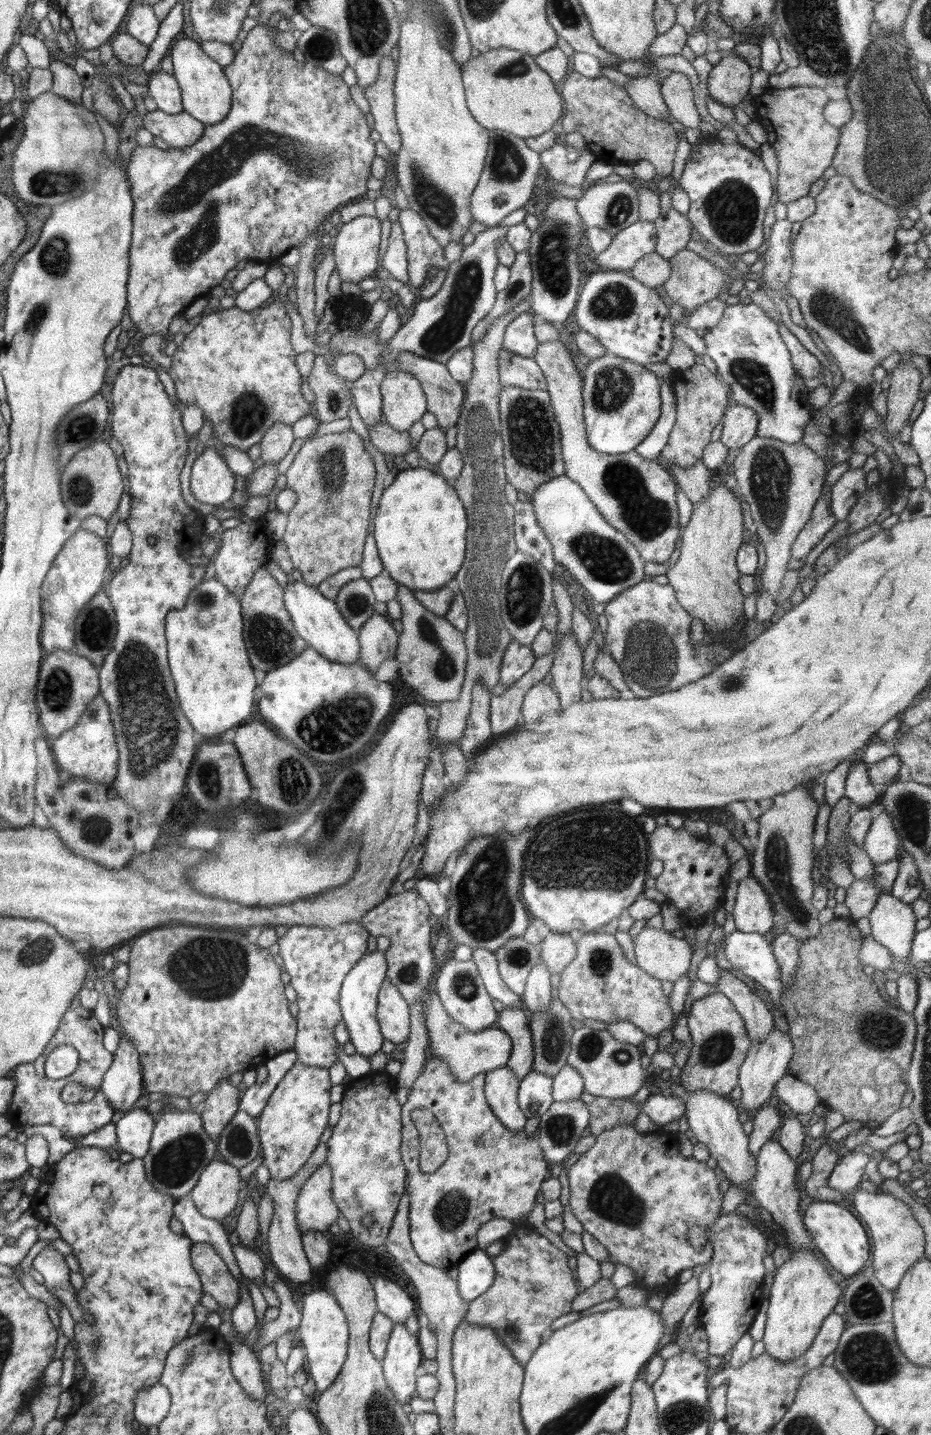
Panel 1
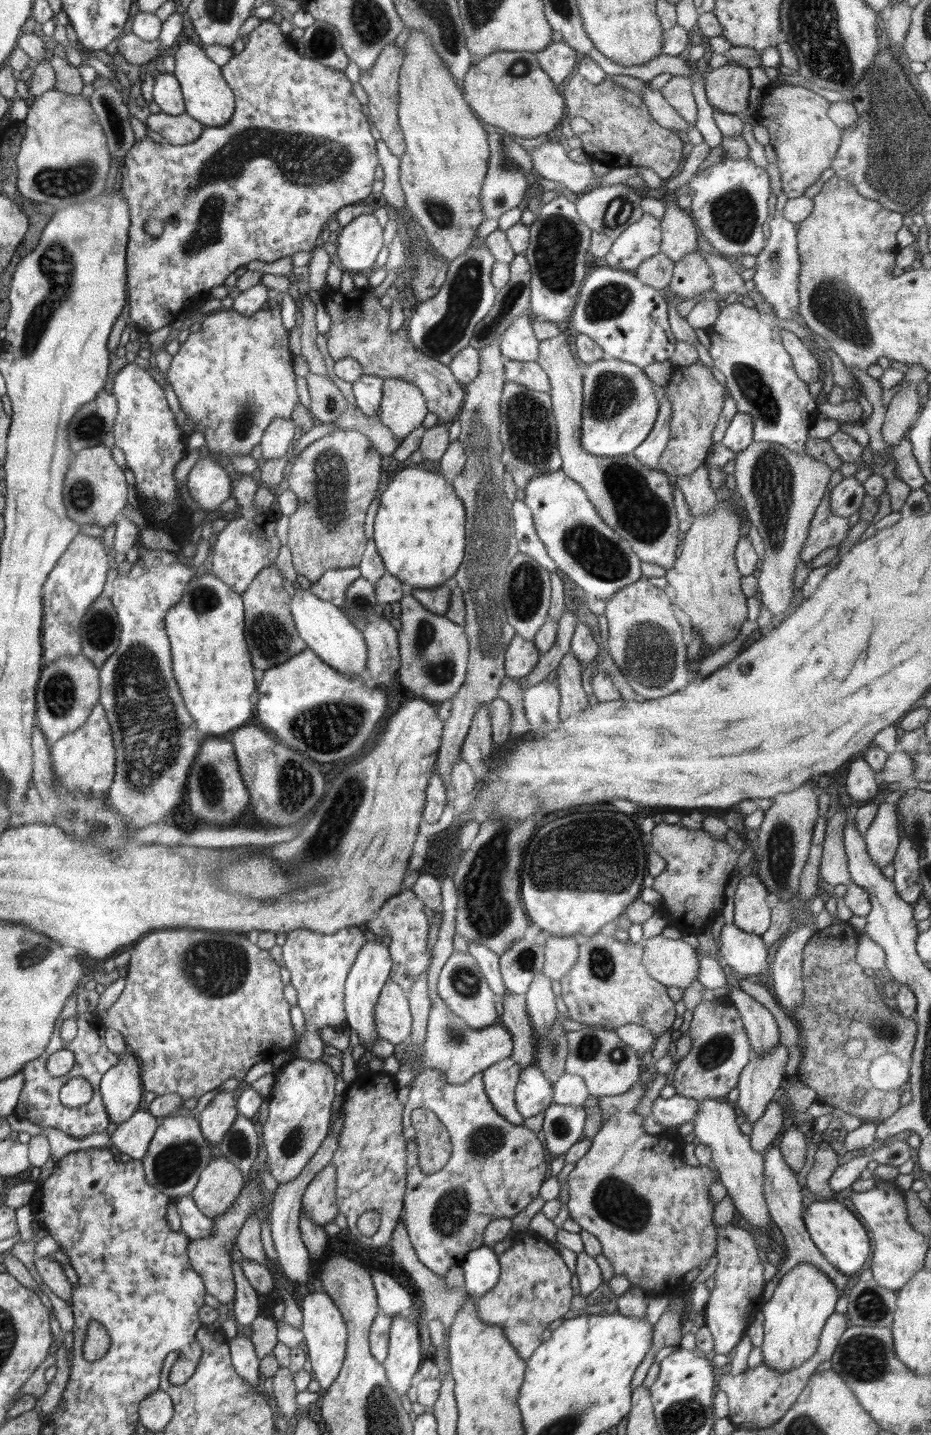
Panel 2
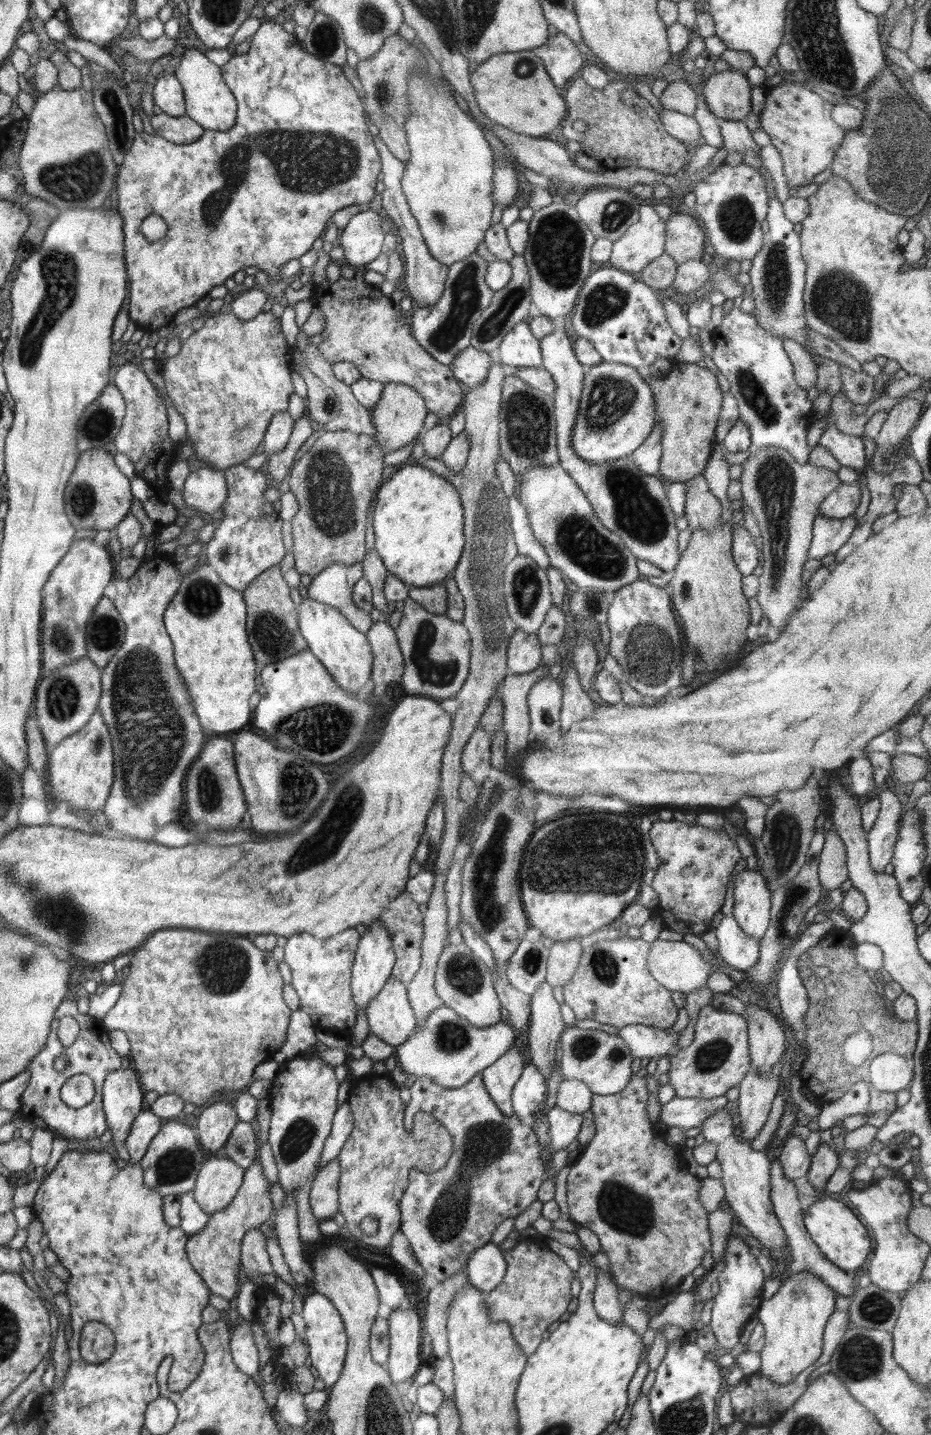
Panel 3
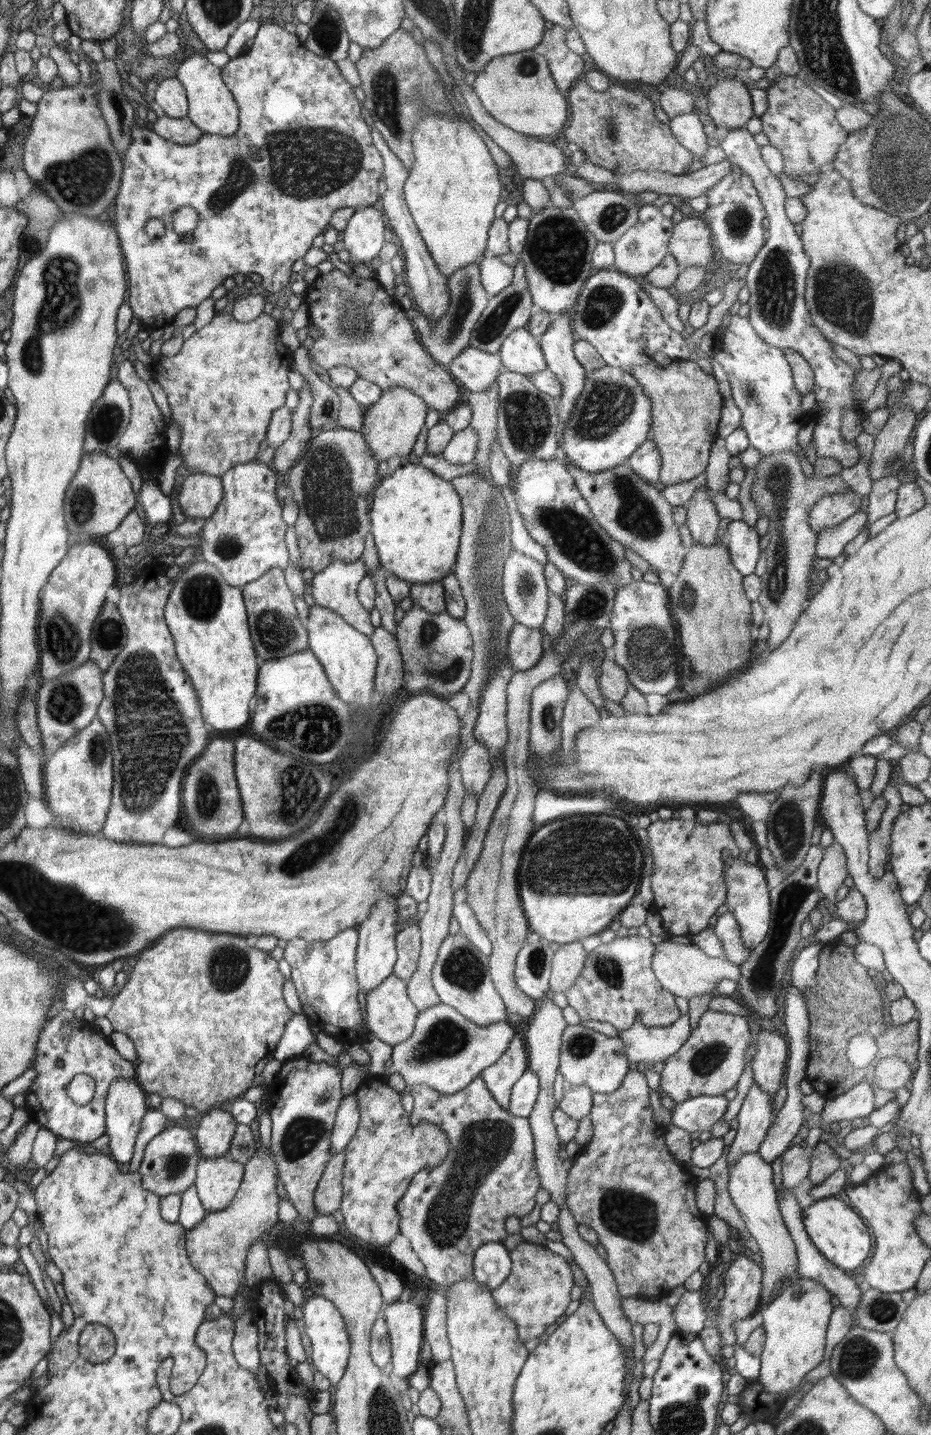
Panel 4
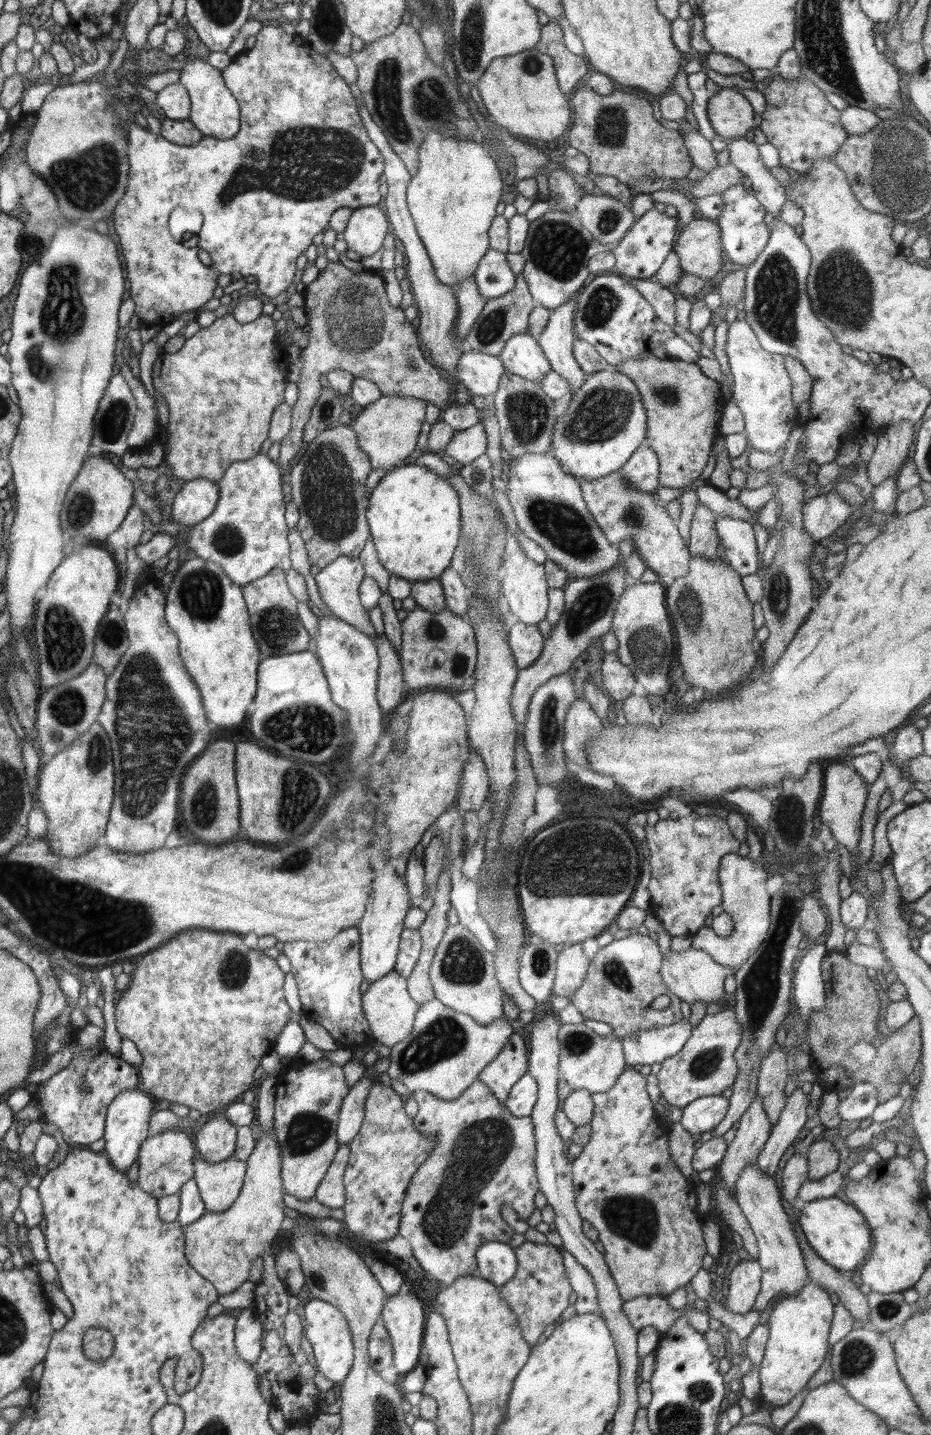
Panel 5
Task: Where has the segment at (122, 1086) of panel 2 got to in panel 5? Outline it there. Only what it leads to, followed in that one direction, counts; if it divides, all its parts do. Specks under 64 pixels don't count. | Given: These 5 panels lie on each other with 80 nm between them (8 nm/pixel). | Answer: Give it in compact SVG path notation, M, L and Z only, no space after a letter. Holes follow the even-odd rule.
M137 1088L136 1090L121 1090L107 1108L105 1121L106 1158L116 1171L128 1171L137 1160L140 1146L148 1137L150 1117L157 1110L157 1100L154 1096Z

